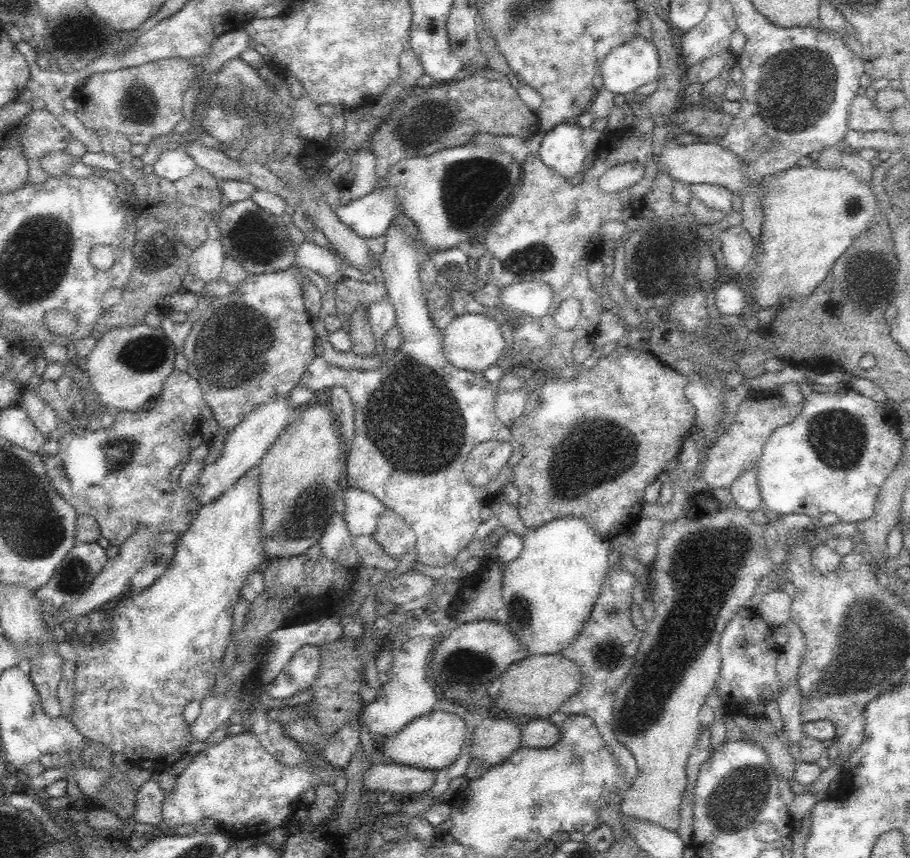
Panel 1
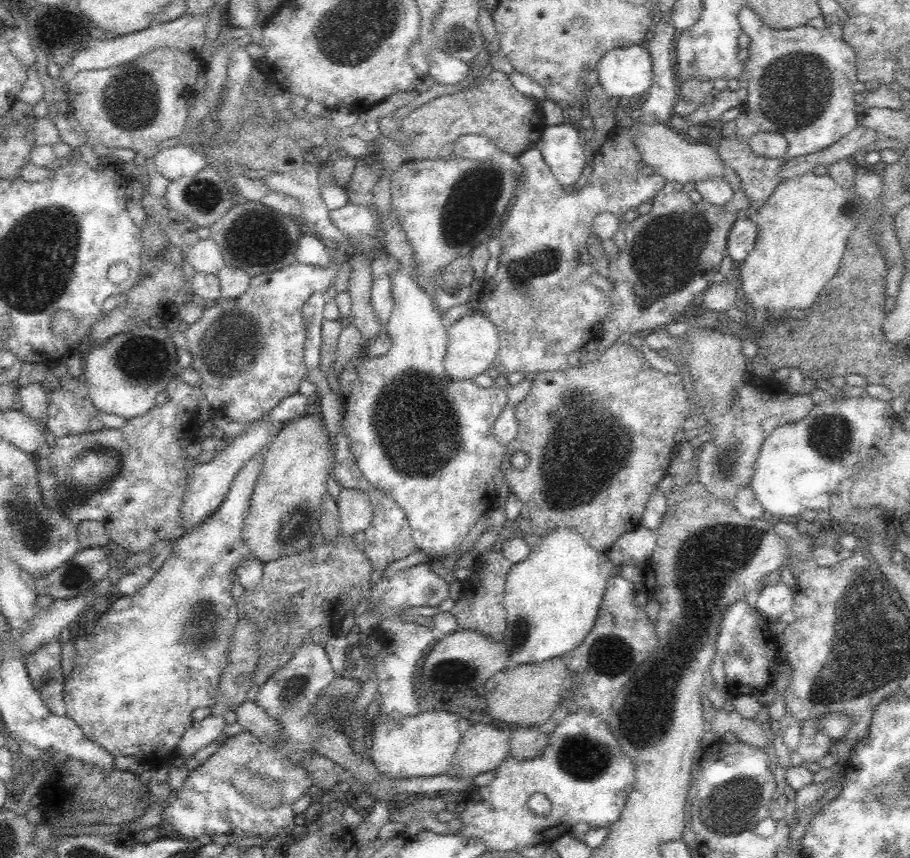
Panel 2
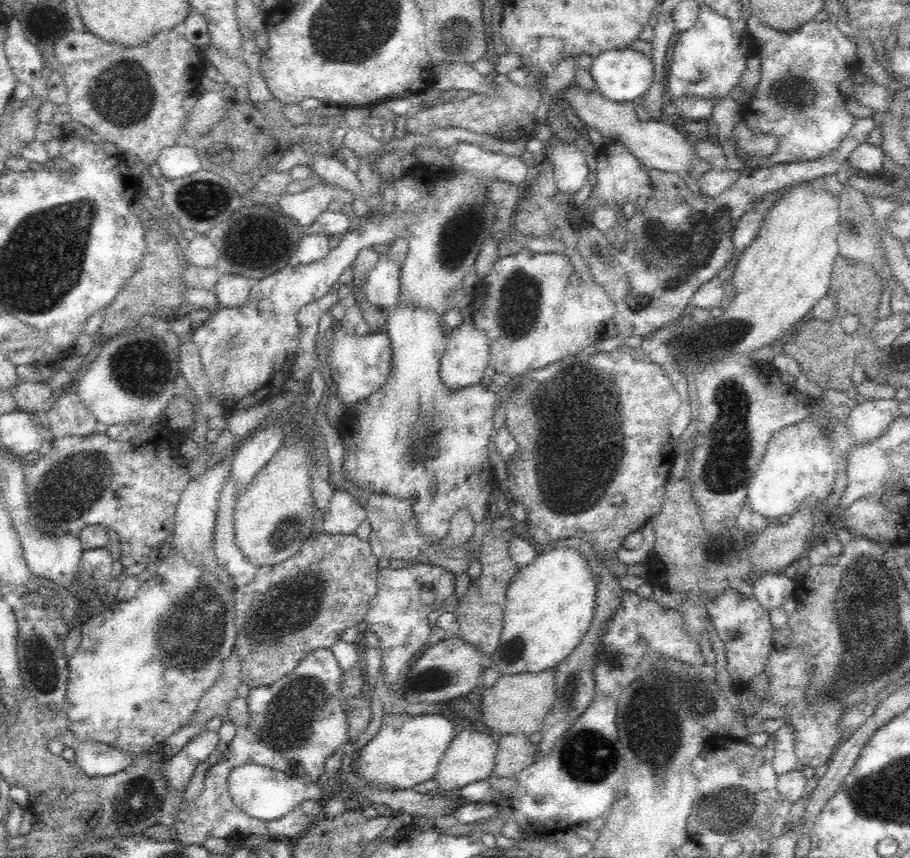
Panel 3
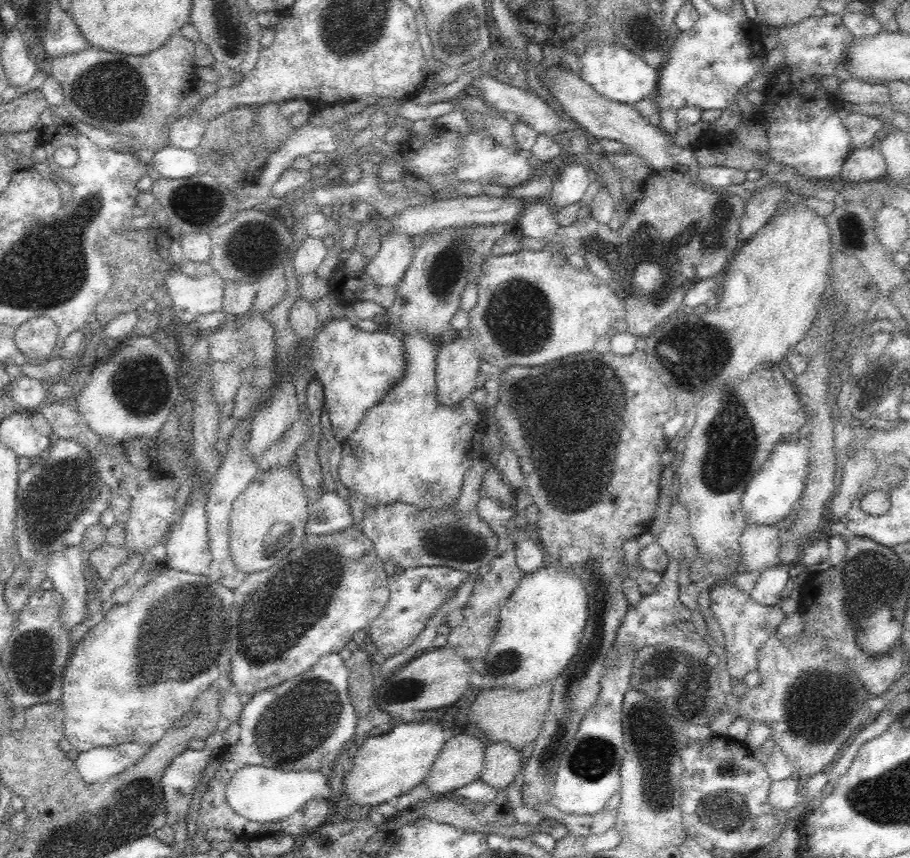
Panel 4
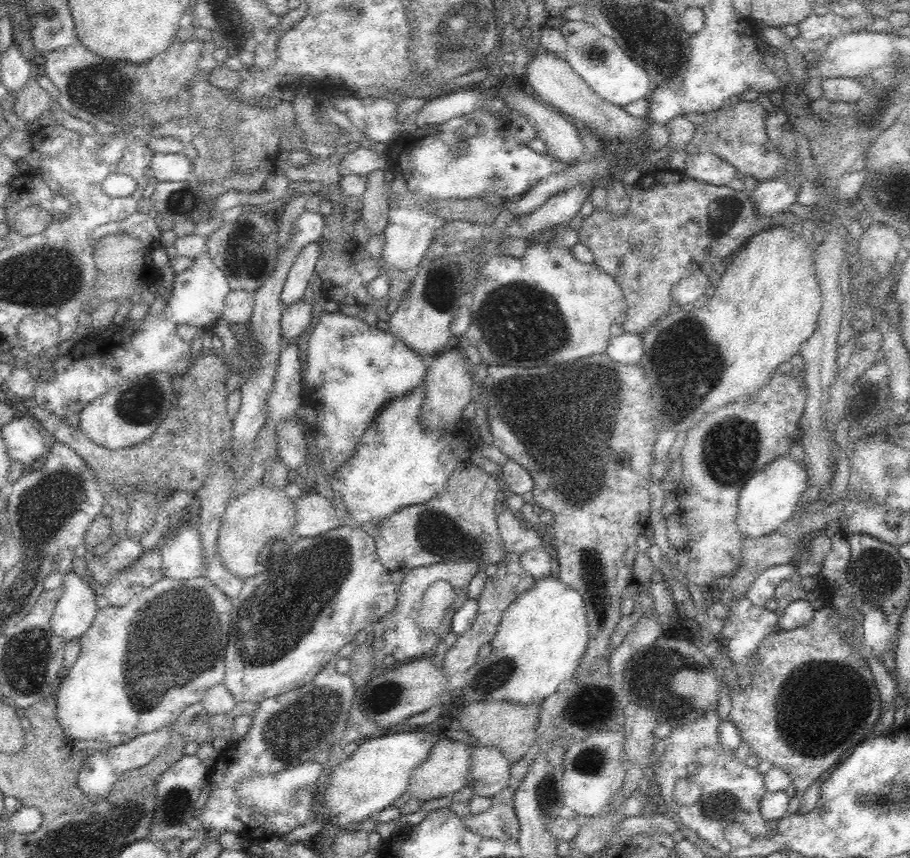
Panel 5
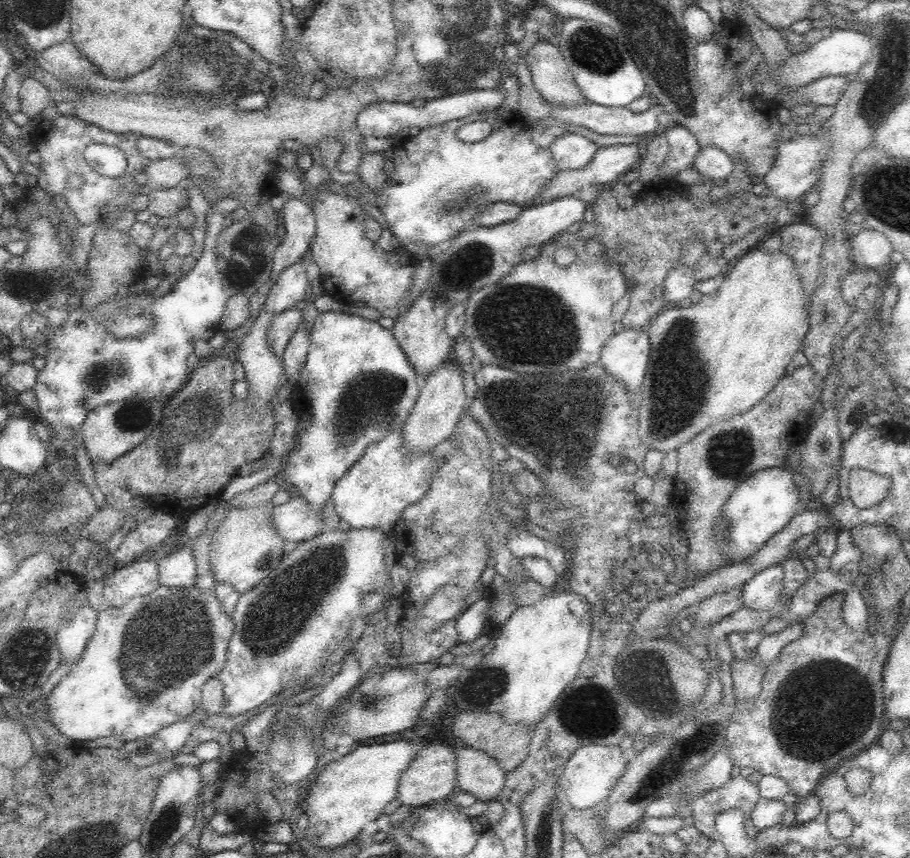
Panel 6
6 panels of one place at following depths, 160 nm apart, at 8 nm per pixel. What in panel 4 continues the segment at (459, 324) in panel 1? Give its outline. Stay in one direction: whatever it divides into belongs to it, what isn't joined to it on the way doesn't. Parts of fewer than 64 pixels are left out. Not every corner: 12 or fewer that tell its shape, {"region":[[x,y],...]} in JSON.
{"region":[[471,338],[439,346],[440,405],[458,405],[476,389],[481,358]]}

